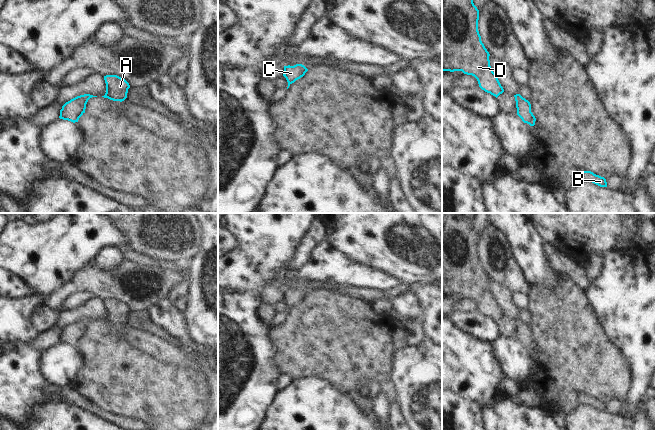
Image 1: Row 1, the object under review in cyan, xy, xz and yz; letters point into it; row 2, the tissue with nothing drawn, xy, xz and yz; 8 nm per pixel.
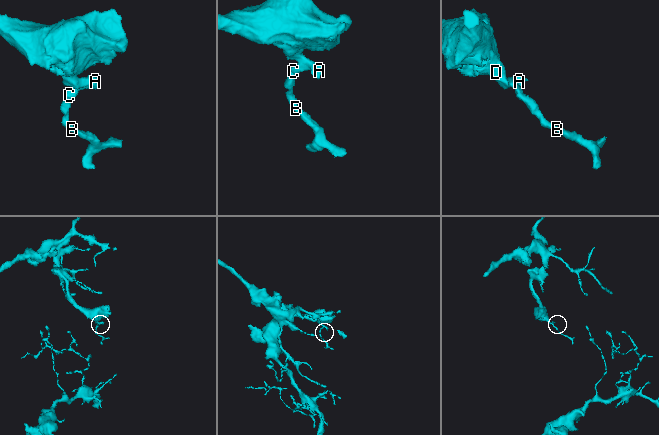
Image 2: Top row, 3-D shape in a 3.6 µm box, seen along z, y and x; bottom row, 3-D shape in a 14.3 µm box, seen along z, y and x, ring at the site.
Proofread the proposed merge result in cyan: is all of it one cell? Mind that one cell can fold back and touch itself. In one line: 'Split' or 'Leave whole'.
Leave whole.

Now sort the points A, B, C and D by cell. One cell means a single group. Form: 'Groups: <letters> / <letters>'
Groups: A B C D.

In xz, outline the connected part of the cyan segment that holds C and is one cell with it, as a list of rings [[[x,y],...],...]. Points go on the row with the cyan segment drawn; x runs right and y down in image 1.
[[[296,64],[294,66],[284,66],[284,74],[283,76],[286,78],[288,82],[288,87],[294,83],[296,80],[300,79],[305,75],[308,69],[302,64]]]

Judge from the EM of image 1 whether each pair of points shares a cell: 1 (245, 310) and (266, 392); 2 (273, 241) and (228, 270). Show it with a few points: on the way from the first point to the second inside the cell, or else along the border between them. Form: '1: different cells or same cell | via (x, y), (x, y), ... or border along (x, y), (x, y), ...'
1: same cell | via (248, 330), (253, 335), (259, 372)
2: same cell | via (262, 250), (239, 270)

